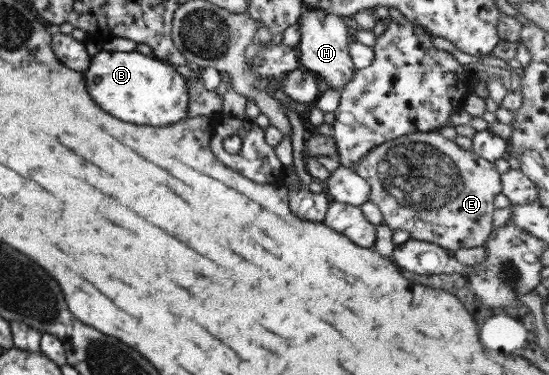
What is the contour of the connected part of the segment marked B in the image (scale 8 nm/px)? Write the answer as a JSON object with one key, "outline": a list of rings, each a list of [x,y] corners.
{"outline":[[[100,50],[90,58],[86,87],[92,99],[112,117],[126,123],[167,126],[188,117],[187,79],[156,57],[132,52]]]}

